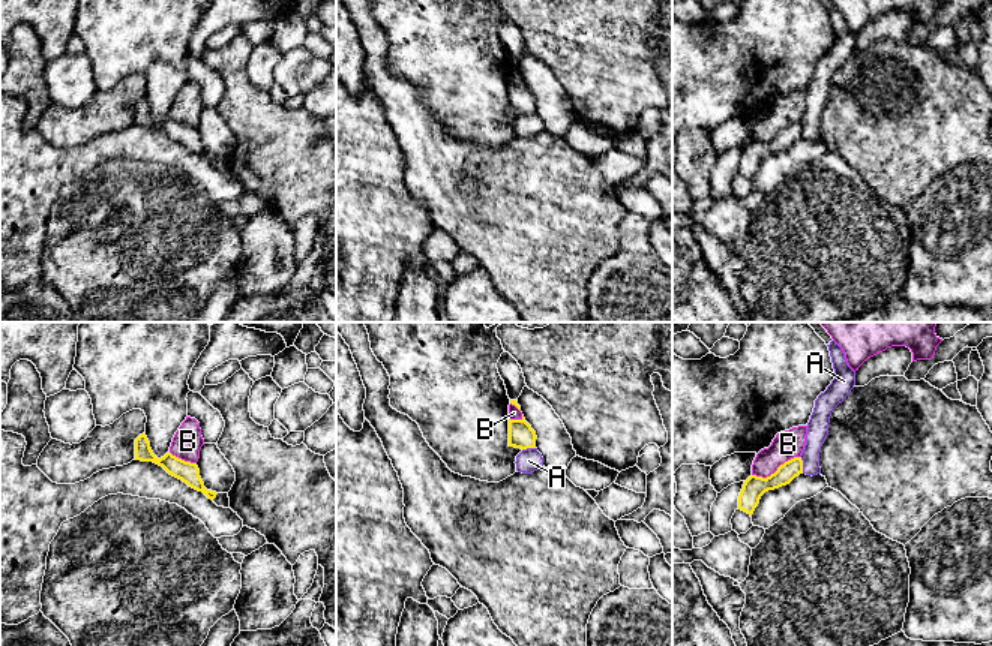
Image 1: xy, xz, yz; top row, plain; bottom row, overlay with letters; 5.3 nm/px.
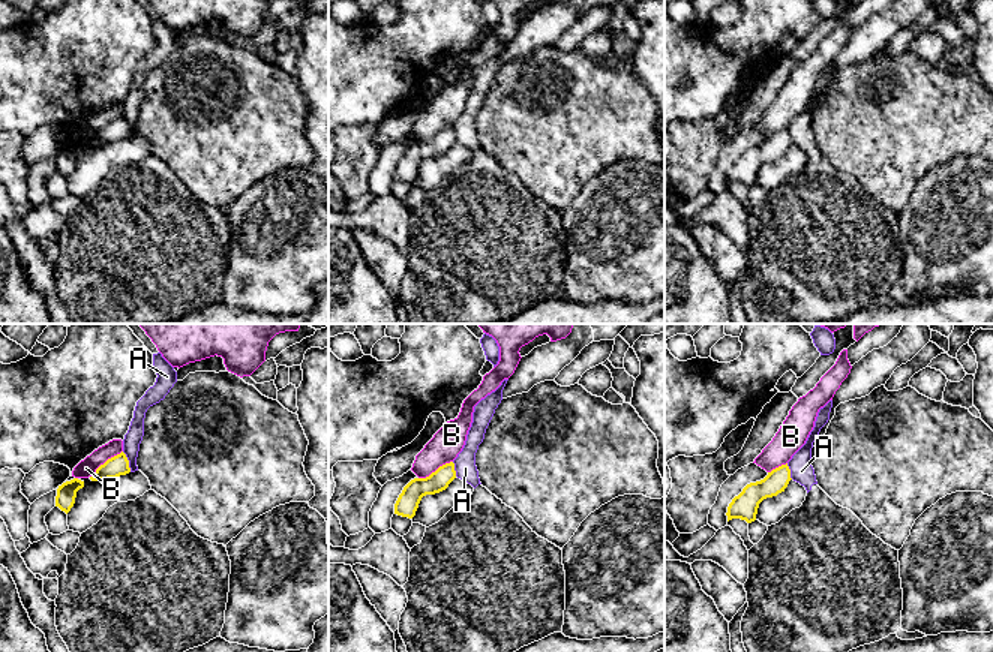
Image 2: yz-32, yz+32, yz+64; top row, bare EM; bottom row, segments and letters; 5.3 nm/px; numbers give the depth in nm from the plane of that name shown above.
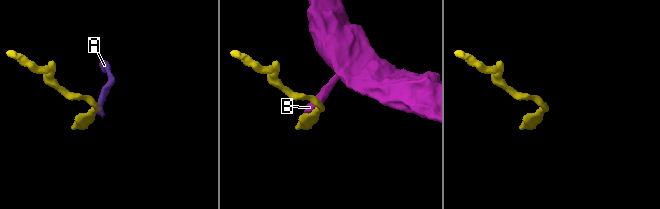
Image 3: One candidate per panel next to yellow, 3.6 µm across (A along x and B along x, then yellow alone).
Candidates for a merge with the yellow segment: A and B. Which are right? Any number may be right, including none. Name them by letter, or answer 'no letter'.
no letter

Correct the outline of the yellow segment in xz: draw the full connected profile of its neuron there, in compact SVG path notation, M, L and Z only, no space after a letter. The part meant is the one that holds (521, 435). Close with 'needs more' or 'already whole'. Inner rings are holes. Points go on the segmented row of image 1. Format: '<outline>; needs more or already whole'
M524 415L521 420L509 420L509 447L527 450L536 448L536 432L525 421Z; already whole

